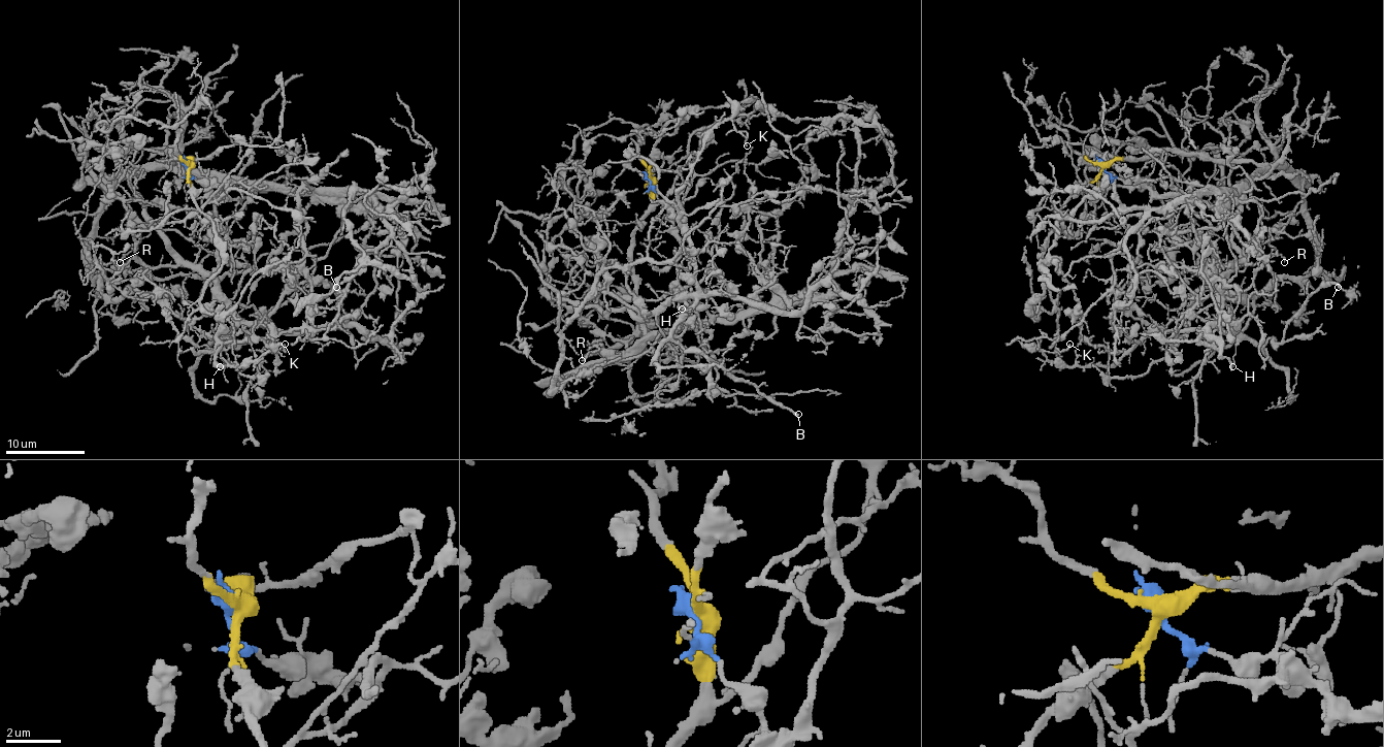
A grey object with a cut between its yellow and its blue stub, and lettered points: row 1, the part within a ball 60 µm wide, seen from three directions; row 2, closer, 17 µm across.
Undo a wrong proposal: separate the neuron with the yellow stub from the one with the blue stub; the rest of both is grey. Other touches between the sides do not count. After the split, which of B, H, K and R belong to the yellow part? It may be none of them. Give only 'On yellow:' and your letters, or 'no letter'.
On yellow: no letter

